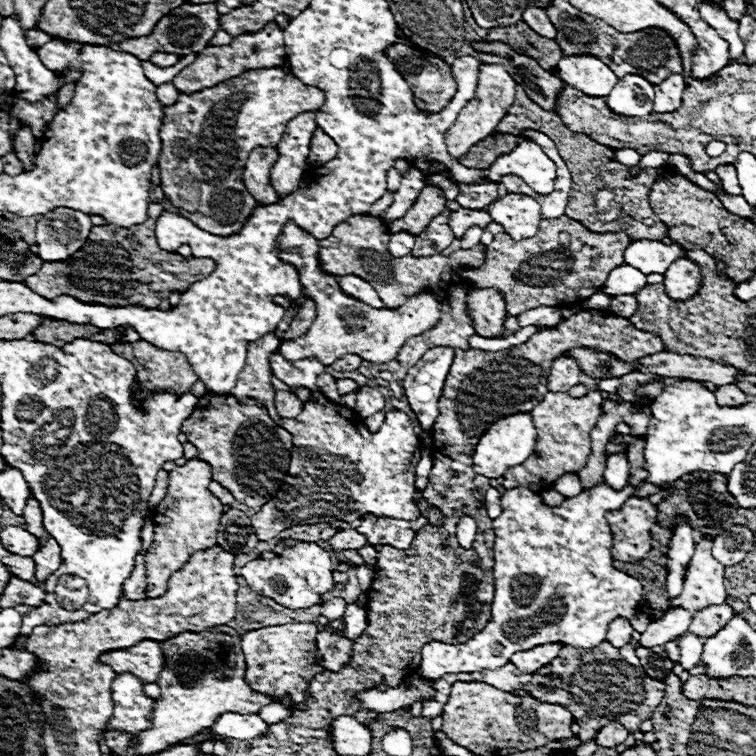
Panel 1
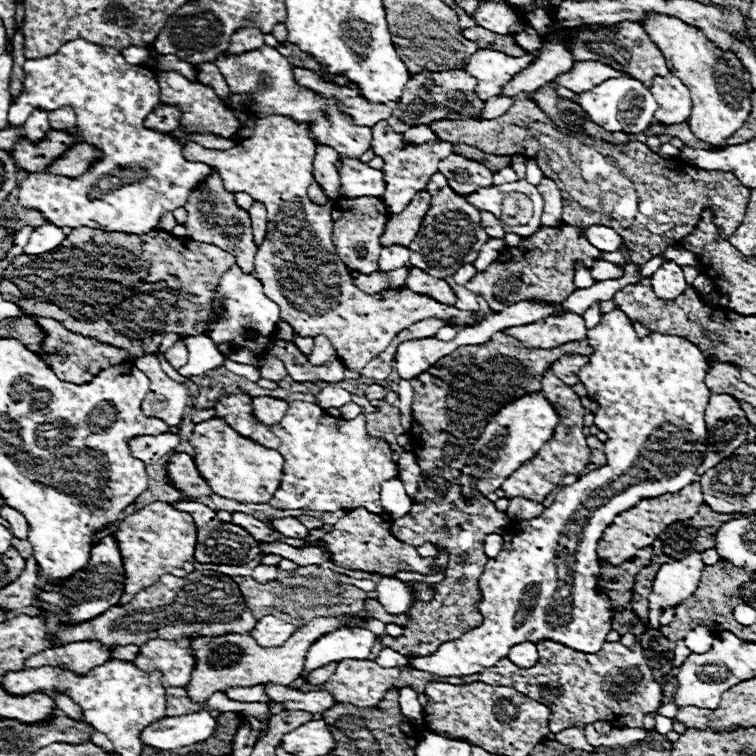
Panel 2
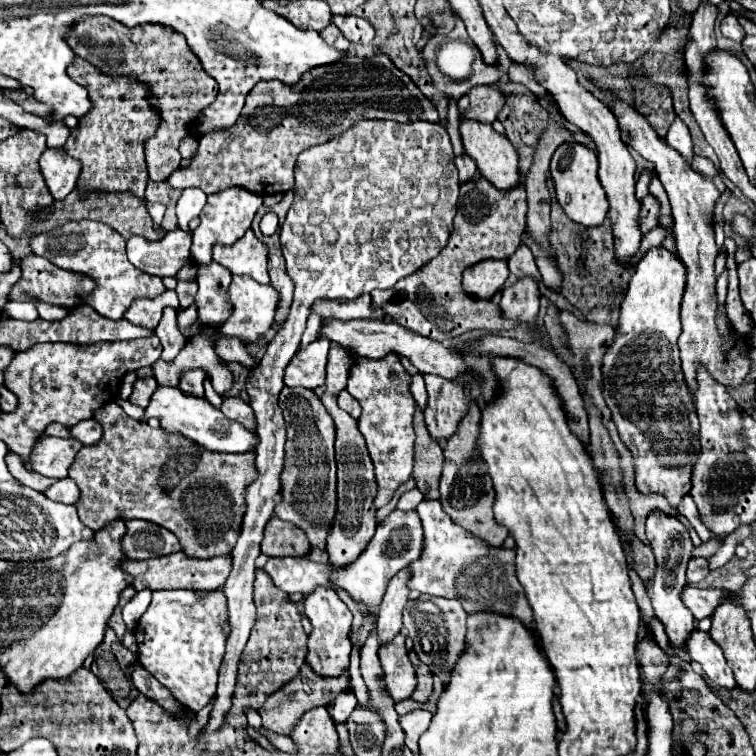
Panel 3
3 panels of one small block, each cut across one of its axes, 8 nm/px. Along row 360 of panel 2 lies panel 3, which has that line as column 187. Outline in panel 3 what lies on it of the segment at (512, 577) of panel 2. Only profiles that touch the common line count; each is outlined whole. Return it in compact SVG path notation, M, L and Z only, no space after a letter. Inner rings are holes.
M160 590L152 594L152 604L142 614L134 636L138 642L138 660L166 686L182 706L200 712L216 694L218 668L224 658L228 606L222 590Z

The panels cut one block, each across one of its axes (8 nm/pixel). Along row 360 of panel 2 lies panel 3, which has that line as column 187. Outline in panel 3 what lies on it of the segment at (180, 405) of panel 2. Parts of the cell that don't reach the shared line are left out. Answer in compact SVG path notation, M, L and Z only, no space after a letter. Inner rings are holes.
M184 136L184 138L180 140L178 150L180 150L180 156L182 156L182 158L190 158L190 156L194 156L194 154L198 152L198 140L192 138L192 136Z

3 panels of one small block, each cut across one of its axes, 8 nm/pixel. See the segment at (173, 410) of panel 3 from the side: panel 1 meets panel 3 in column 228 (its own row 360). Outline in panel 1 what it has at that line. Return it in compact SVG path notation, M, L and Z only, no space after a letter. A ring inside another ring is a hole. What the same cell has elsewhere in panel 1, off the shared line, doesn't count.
M432 348L420 358L416 366L408 370L408 376L402 382L410 408L416 412L422 430L428 430L438 418L438 400L442 396L452 360L452 348Z

